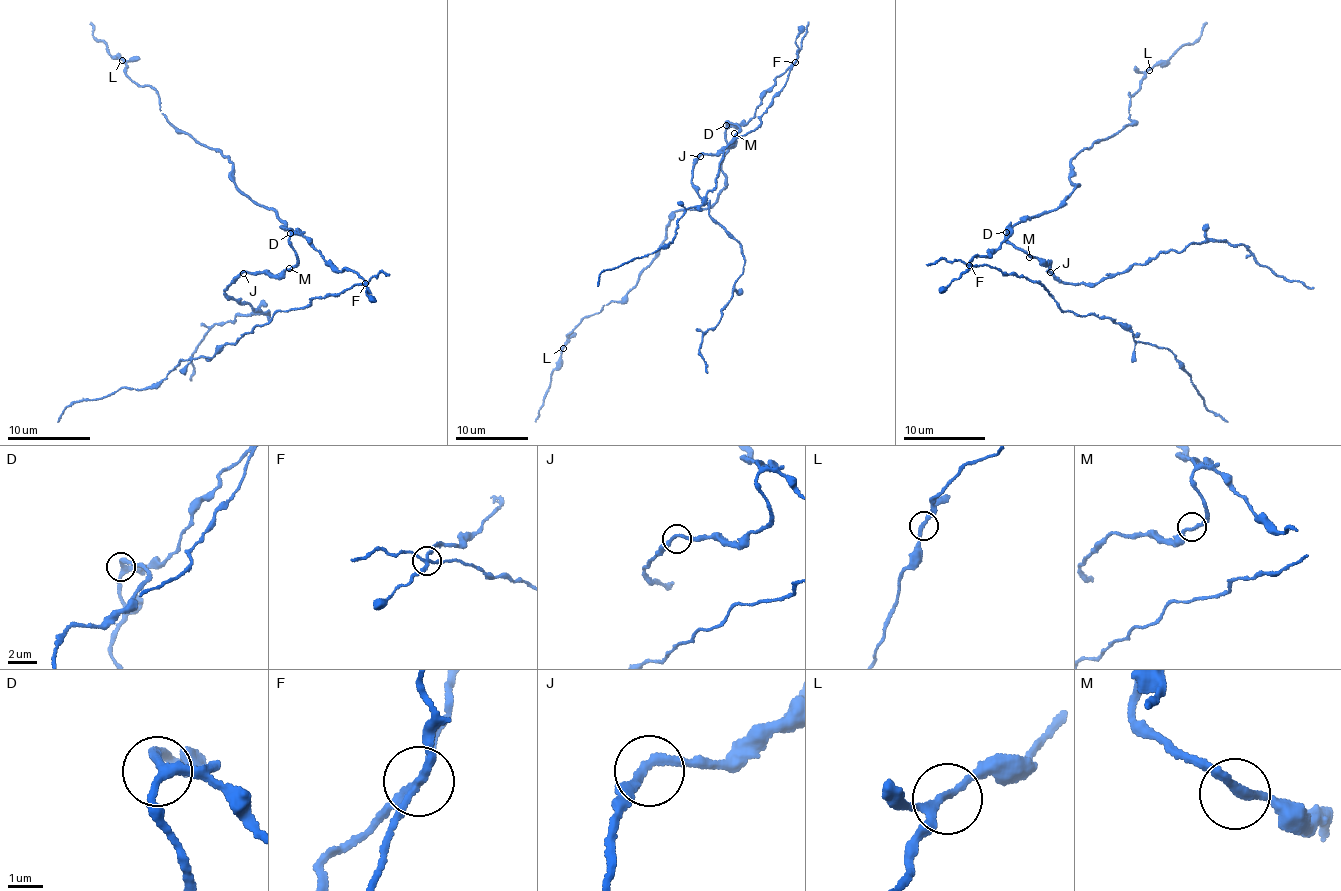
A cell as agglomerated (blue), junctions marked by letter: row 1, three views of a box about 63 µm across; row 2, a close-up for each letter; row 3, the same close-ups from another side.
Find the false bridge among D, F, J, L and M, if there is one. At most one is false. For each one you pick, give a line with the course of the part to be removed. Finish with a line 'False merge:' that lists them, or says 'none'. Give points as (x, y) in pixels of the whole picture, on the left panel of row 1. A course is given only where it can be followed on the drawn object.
F: foreign part runs (365, 283), (277, 311), (211, 357), (182, 360), (143, 388), (79, 399), (58, 421)
False merge: F

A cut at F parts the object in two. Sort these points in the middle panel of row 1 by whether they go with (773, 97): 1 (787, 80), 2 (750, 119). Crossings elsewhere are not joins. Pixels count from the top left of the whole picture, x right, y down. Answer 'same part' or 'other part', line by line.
1: same part
2: other part

